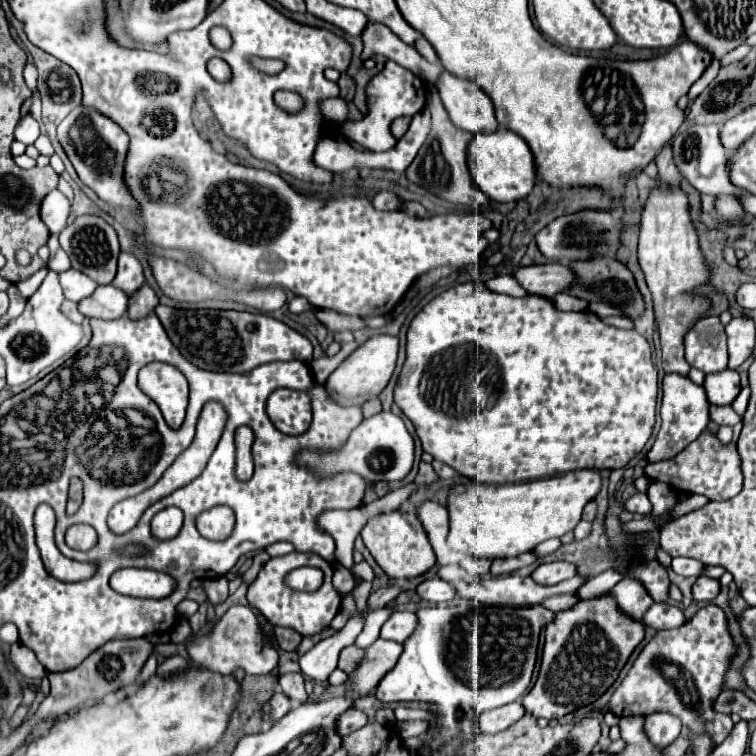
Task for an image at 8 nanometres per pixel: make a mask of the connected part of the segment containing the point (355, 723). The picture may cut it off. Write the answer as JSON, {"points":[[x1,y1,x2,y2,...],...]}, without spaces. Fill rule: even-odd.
{"points":[[349,708,347,712,343,712,337,720,337,728,339,728,339,734,345,736,345,734,351,734,359,728,363,728,365,724,369,722,369,716,357,708]]}

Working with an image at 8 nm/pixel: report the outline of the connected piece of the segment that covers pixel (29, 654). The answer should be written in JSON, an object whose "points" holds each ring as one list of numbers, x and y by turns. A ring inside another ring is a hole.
{"points":[[13,644,11,646,11,656,9,656,11,664,15,666,15,670,19,674,23,674,25,678,43,678,47,674,47,670,39,664,39,660,35,658,33,650,25,648,23,644]]}

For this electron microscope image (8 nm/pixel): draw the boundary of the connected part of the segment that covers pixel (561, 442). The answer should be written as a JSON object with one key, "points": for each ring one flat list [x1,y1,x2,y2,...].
{"points":[[465,282,457,284,443,294,435,296,413,320,407,330,407,360,403,372,395,386,395,404,413,422,423,450,435,460,441,460,455,468,459,474,475,478,483,484,509,484,527,482,547,476,565,474,571,470,615,470,623,468,633,456,637,456,647,440,651,438,655,426,655,402,658,397,658,371,651,362,651,348,647,340,635,330,621,330,605,324,593,312,561,312,551,300,543,296,513,298,507,294,497,294,483,284]]}

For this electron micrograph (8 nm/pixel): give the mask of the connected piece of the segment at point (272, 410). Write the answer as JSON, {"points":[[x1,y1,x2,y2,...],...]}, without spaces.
{"points":[[279,388,267,400,267,414,277,430,299,436,311,424,311,394]]}

